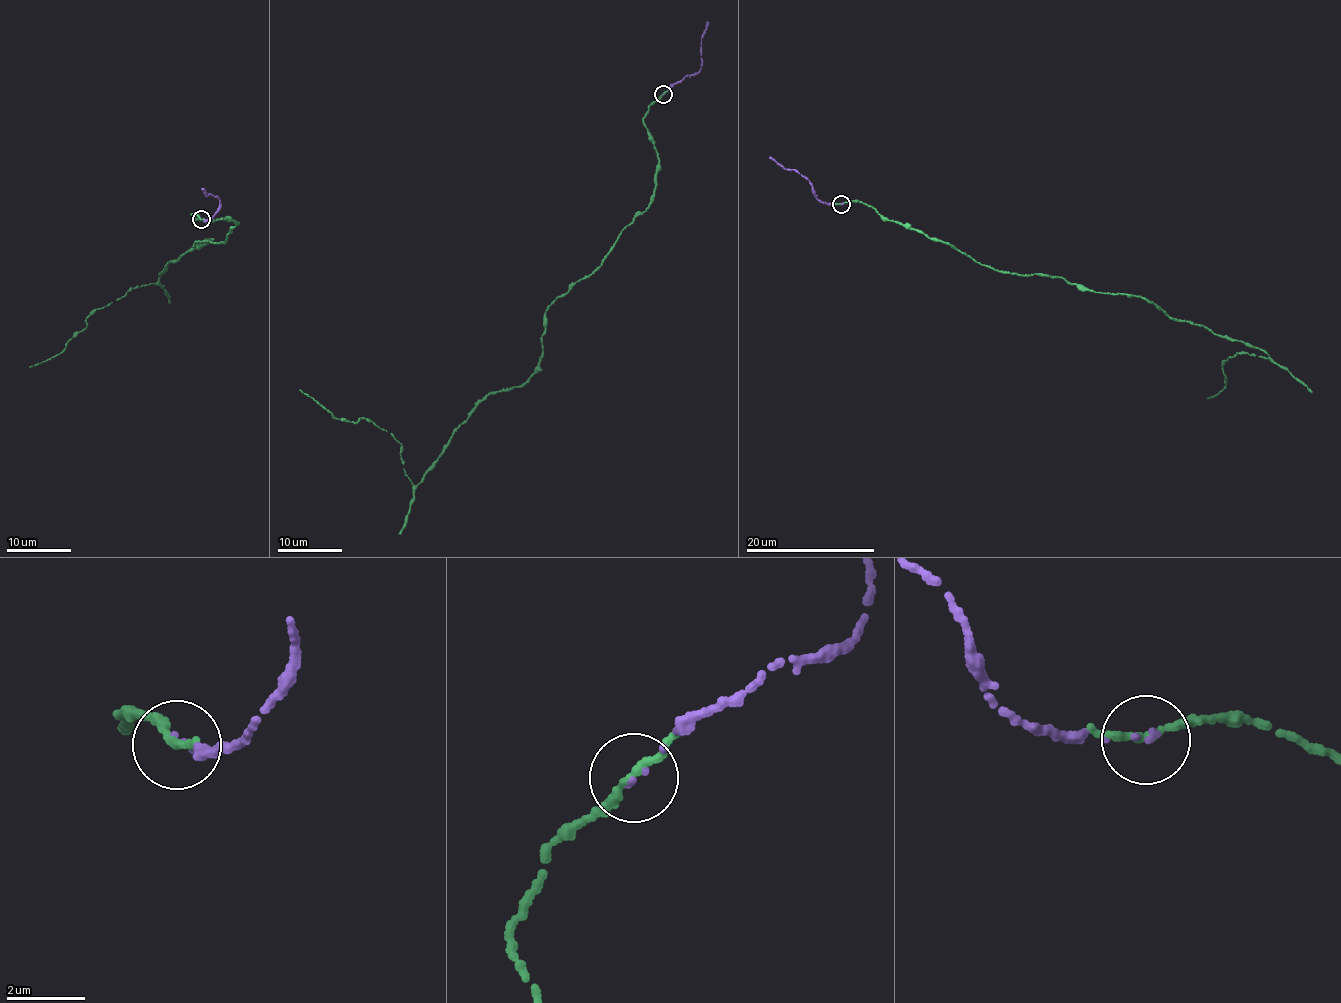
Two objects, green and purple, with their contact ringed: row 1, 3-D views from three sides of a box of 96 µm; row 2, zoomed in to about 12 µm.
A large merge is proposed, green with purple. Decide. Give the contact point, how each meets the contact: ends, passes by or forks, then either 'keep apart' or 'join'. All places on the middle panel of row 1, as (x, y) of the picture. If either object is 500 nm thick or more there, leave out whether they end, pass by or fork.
(663, 94) | green passes by | purple ends | join

